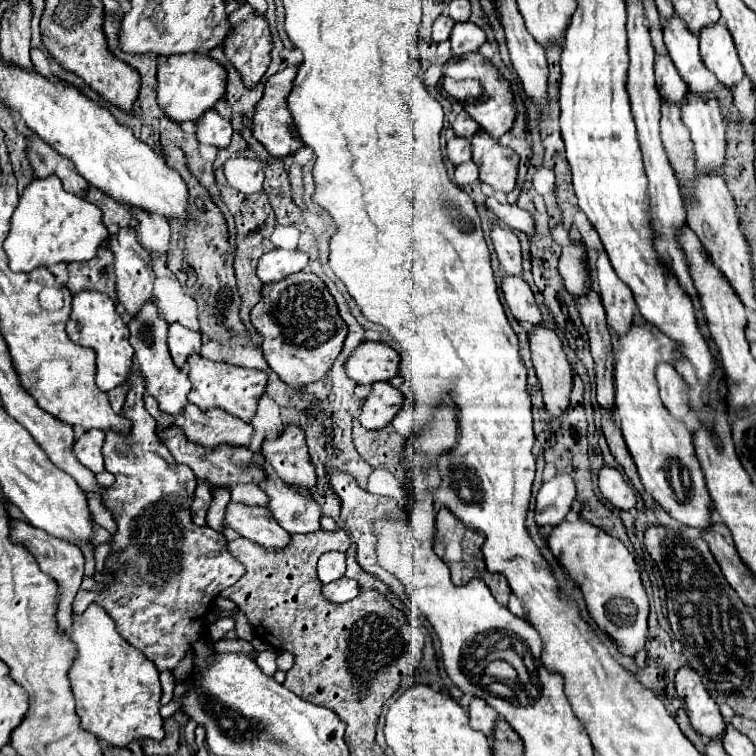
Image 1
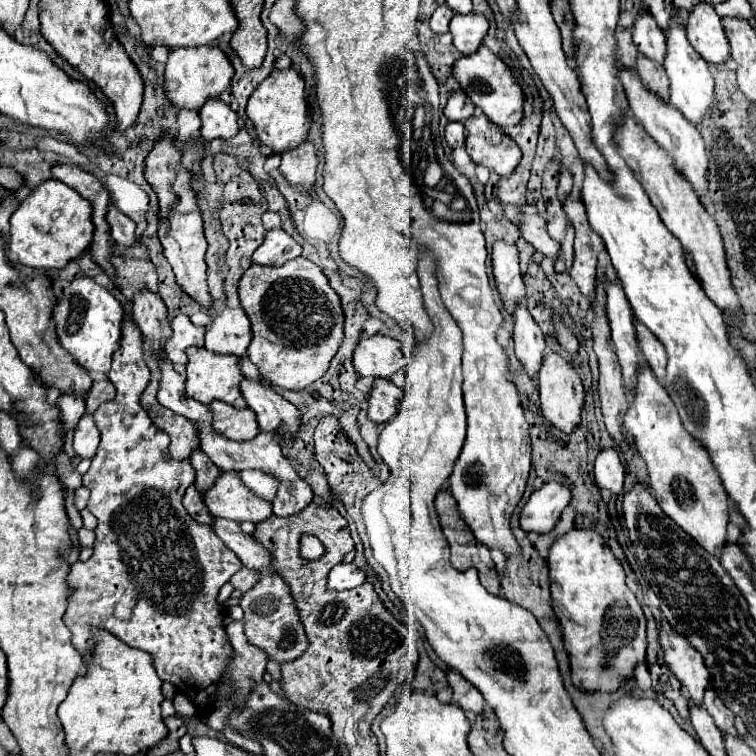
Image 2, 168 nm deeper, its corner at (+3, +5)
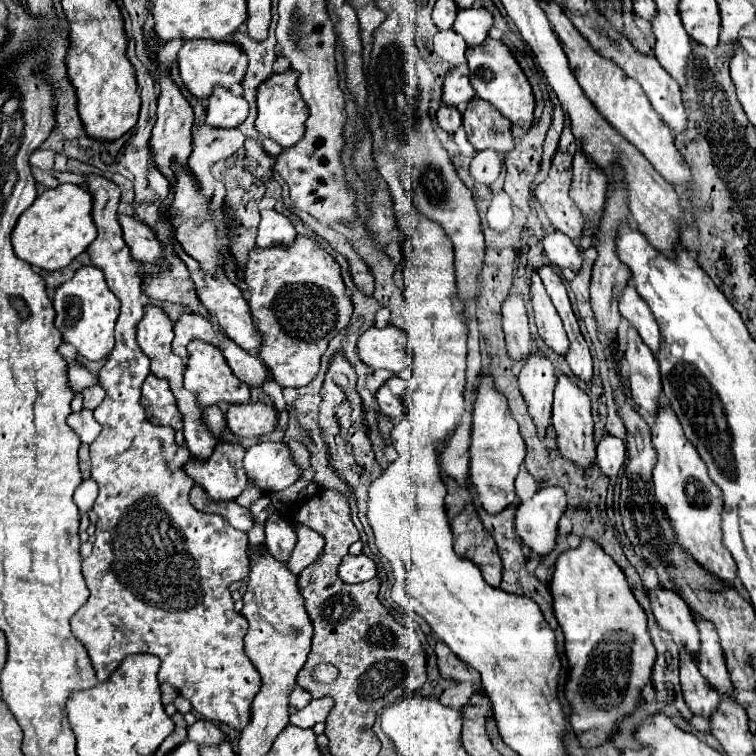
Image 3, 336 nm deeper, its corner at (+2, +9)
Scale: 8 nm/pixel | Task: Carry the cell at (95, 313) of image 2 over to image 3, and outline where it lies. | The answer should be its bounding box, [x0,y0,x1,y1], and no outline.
[54,264,120,360]

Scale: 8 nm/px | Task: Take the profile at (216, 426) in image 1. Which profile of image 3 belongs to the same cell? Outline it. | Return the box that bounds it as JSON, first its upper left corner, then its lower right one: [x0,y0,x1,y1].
[226,402,278,438]

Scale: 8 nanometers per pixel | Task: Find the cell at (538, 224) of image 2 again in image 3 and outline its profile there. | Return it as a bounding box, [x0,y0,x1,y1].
[544,232,582,272]

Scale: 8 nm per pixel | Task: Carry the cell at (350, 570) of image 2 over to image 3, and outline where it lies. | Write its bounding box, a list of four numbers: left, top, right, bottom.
[338,554,376,584]

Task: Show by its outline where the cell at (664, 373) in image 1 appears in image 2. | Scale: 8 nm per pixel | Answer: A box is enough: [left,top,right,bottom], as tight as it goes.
[635,320,667,382]

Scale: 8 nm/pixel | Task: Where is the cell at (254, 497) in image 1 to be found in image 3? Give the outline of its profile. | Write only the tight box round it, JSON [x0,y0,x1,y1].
[244,442,302,492]

